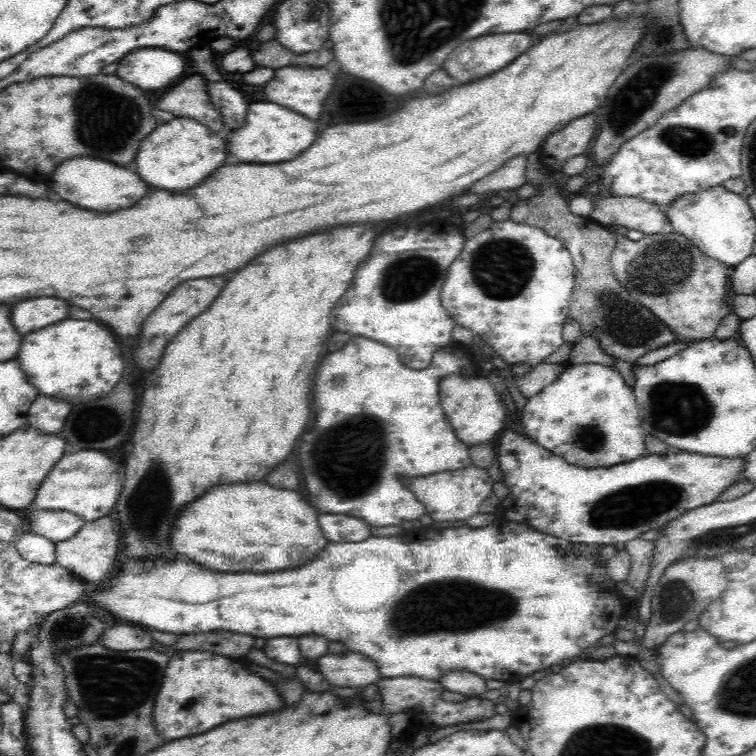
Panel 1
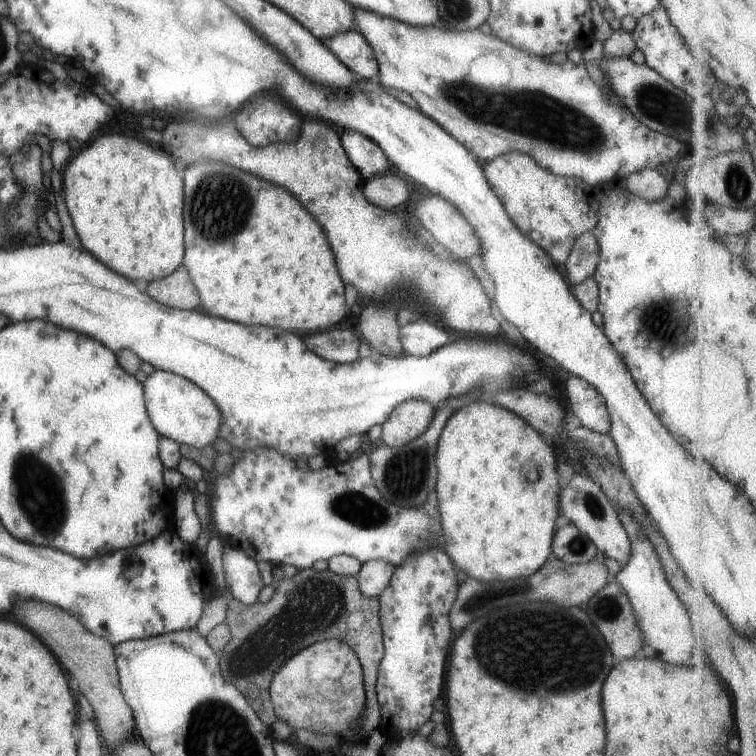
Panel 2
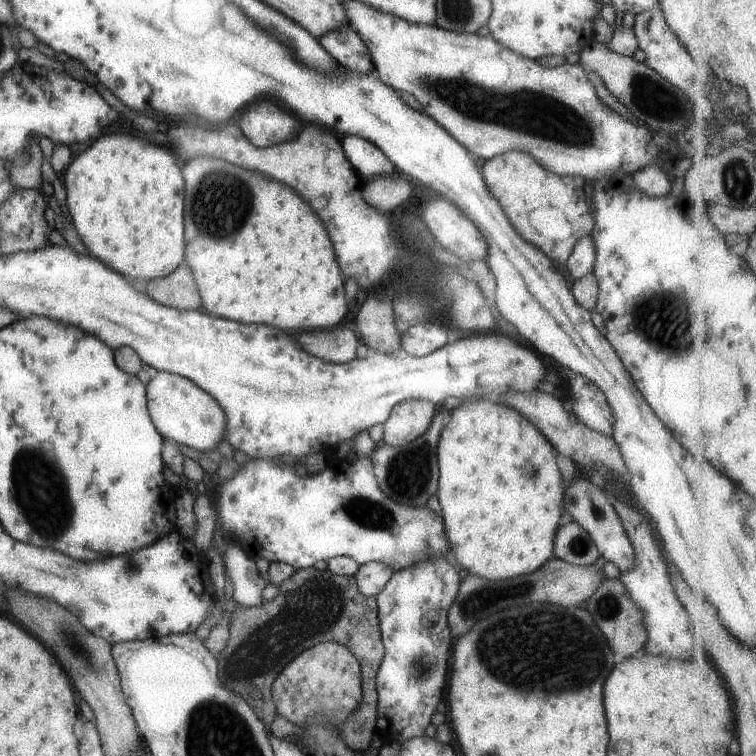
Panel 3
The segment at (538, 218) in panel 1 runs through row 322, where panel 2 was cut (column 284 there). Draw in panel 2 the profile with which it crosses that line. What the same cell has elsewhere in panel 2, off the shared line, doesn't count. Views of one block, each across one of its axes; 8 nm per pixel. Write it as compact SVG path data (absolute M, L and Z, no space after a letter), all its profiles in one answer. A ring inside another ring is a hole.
M314 567L299 570L294 576L282 580L274 579L275 593L265 603L256 602L251 605L228 602L226 623L231 630L230 642L221 650L219 658L221 673L227 683L232 683L248 699L255 708L258 716L269 727L278 718L275 713L269 691L271 680L277 669L289 657L293 657L304 647L326 639L338 639L345 642L358 655L363 668L363 679L366 693L365 709L357 720L358 729L350 729L344 733L342 742L354 745L368 740L373 733L377 733L381 724L381 704L377 697L377 672L385 653L383 645L383 630L379 615L379 600L376 597L365 595L359 587L357 575L340 576L329 568L317 571Z

